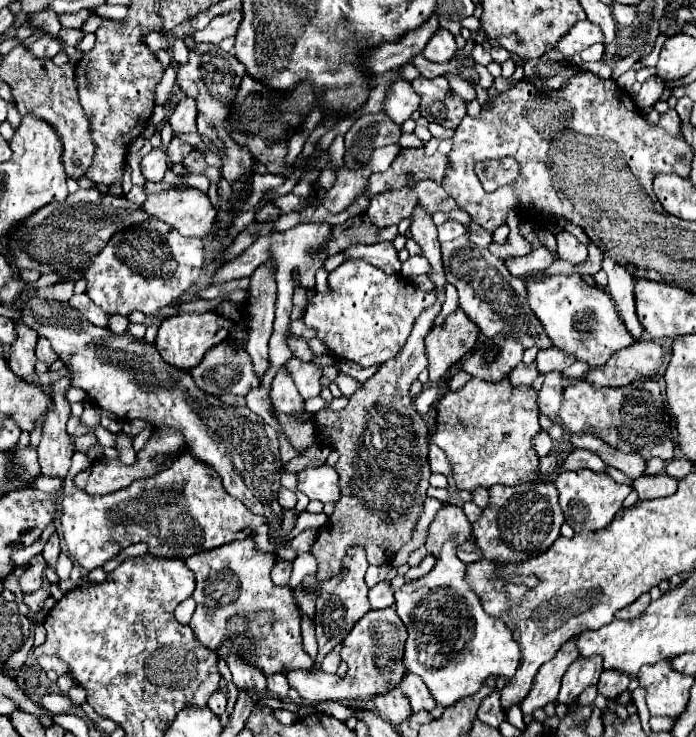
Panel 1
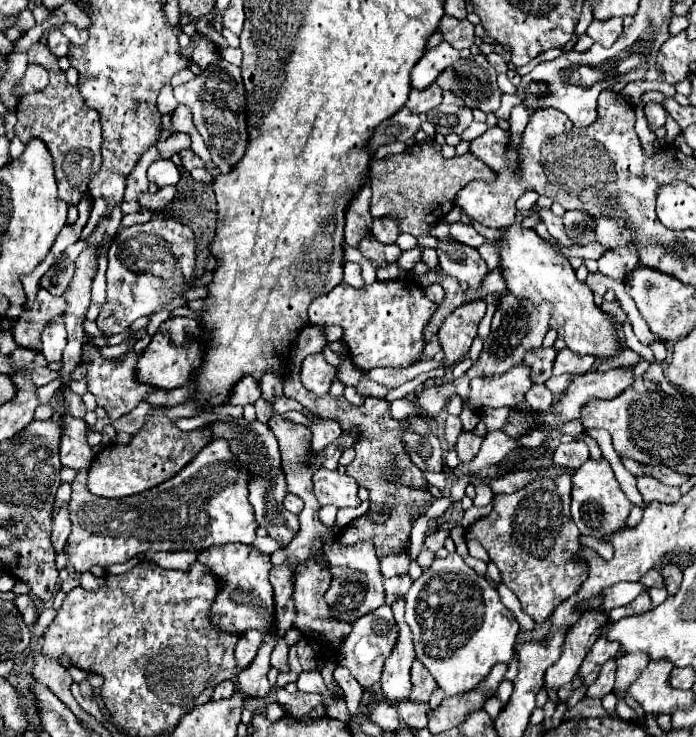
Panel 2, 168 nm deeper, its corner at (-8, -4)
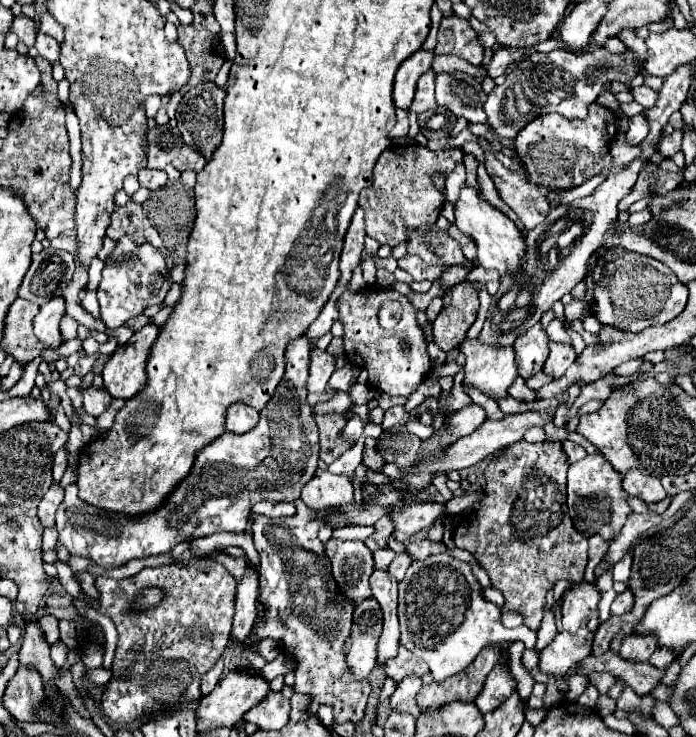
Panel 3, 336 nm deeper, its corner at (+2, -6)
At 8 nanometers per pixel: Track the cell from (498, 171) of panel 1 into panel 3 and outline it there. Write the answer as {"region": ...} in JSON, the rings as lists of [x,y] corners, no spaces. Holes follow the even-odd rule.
{"region":[[[419,144],[389,146],[373,168],[373,184],[359,196],[359,206],[365,210],[367,234],[379,244],[397,246],[407,240],[411,230],[417,230],[419,226],[433,226],[443,210],[443,190],[433,186],[433,176],[445,176],[461,162],[463,152],[459,148],[431,152]]]}

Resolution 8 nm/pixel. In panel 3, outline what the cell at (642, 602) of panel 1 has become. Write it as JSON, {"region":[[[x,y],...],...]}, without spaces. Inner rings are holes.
{"region":[[[625,590],[623,594],[617,594],[615,602],[611,604],[611,614],[613,614],[613,616],[627,614],[627,612],[633,608],[633,602],[635,602],[635,596],[633,596],[633,592]]]}

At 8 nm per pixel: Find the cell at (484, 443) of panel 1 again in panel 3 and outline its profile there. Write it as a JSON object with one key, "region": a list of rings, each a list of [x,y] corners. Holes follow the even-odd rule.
{"region":[[[465,338],[459,344],[459,352],[465,354],[465,388],[477,388],[481,394],[503,400],[509,386],[517,380],[517,362],[513,348],[493,348],[481,344],[477,338]]]}

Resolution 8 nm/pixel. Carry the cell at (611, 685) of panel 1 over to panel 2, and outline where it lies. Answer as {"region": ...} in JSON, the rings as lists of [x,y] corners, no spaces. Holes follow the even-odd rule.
{"region":[[[631,652],[625,654],[623,658],[619,658],[617,662],[617,680],[615,680],[615,694],[617,696],[625,696],[625,688],[635,682],[635,678],[641,674],[641,670],[651,662],[649,654],[639,654],[639,652]]]}

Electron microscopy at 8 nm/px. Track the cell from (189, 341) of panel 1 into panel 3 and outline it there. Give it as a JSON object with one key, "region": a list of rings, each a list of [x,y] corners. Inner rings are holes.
{"region":[[[147,324],[141,332],[135,332],[127,344],[113,352],[103,368],[103,386],[113,398],[129,400],[147,386],[147,358],[159,330],[161,326]]]}

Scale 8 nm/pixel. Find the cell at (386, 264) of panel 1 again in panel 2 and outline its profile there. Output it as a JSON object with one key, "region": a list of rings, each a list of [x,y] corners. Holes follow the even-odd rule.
{"region":[[[413,248],[413,250],[403,252],[397,264],[399,264],[403,270],[411,270],[411,268],[415,268],[417,262],[421,262],[421,248]]]}

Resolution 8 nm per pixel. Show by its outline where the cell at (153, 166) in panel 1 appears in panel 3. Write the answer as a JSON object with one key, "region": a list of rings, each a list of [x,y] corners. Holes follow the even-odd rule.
{"region":[[[143,168],[139,172],[139,184],[143,188],[149,188],[149,190],[159,190],[167,184],[167,174],[163,170],[151,170],[151,168]]]}

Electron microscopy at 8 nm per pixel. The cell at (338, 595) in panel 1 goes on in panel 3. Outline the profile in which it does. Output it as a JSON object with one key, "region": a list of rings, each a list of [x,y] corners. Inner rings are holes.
{"region":[[[327,540],[325,554],[331,562],[331,574],[341,588],[341,594],[349,598],[349,602],[359,604],[361,600],[371,598],[369,576],[373,572],[373,556],[371,550],[363,544],[363,540]]]}

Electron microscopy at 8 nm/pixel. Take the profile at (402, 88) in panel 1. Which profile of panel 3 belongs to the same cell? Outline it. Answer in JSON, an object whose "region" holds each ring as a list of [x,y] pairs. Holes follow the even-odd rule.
{"region":[[[425,72],[419,82],[417,82],[417,92],[415,92],[415,98],[413,98],[413,104],[409,108],[409,112],[413,114],[419,114],[419,110],[431,110],[431,108],[437,108],[437,102],[435,102],[435,72]]]}

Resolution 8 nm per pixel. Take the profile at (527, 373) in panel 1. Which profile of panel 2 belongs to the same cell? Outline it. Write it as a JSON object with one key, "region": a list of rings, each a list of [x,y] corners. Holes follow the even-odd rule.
{"region":[[[533,348],[527,352],[525,362],[531,364],[531,380],[535,384],[543,384],[551,376],[553,360],[557,356],[557,350],[551,348]]]}

